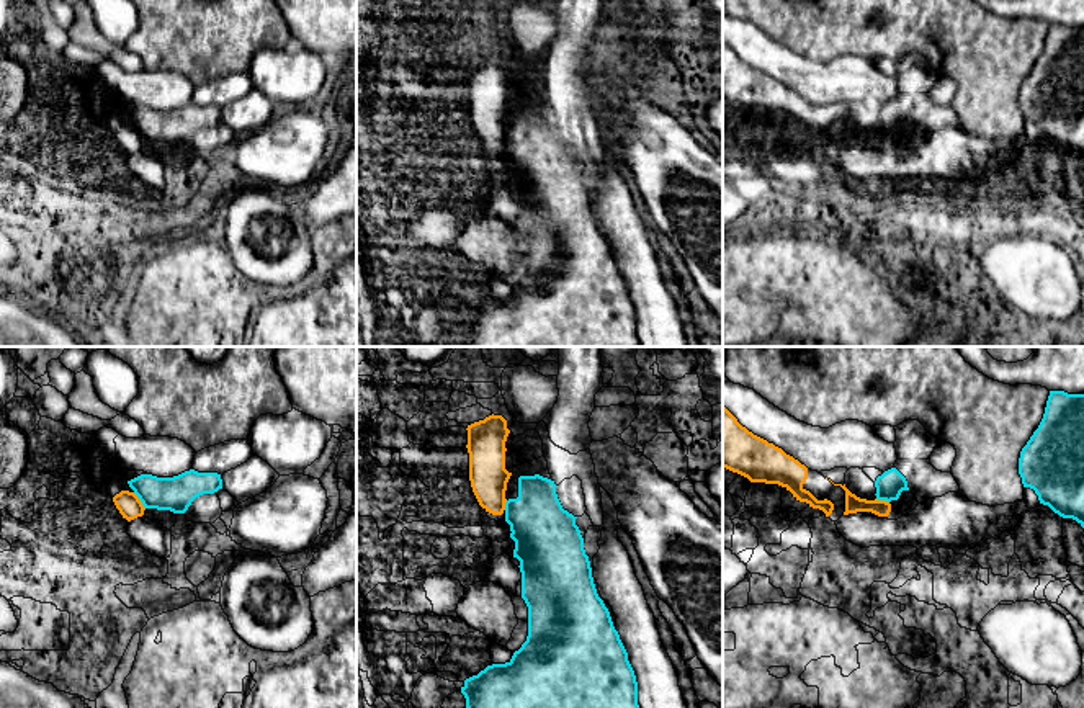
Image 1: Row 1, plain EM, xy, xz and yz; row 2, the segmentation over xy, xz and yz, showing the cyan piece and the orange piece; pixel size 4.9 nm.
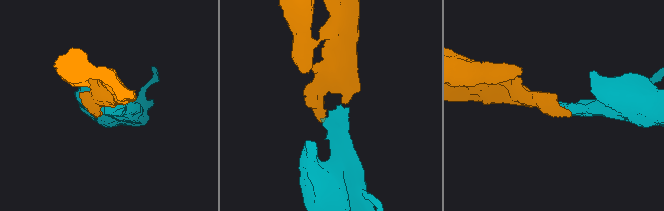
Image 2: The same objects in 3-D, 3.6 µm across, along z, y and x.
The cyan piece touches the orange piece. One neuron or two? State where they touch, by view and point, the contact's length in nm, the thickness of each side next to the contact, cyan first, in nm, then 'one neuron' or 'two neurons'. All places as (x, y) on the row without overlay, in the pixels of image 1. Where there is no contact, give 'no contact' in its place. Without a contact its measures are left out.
meets cyan in xy at (139, 133); contact 100 nm long; 170 nm thick on the cyan side, 120 nm on the other; one neuron

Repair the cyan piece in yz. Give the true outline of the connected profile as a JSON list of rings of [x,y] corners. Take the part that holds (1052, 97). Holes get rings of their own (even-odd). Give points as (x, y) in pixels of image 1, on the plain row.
[[[1050,25],[1043,52],[1020,85],[1024,121],[1084,162],[1084,28]]]

